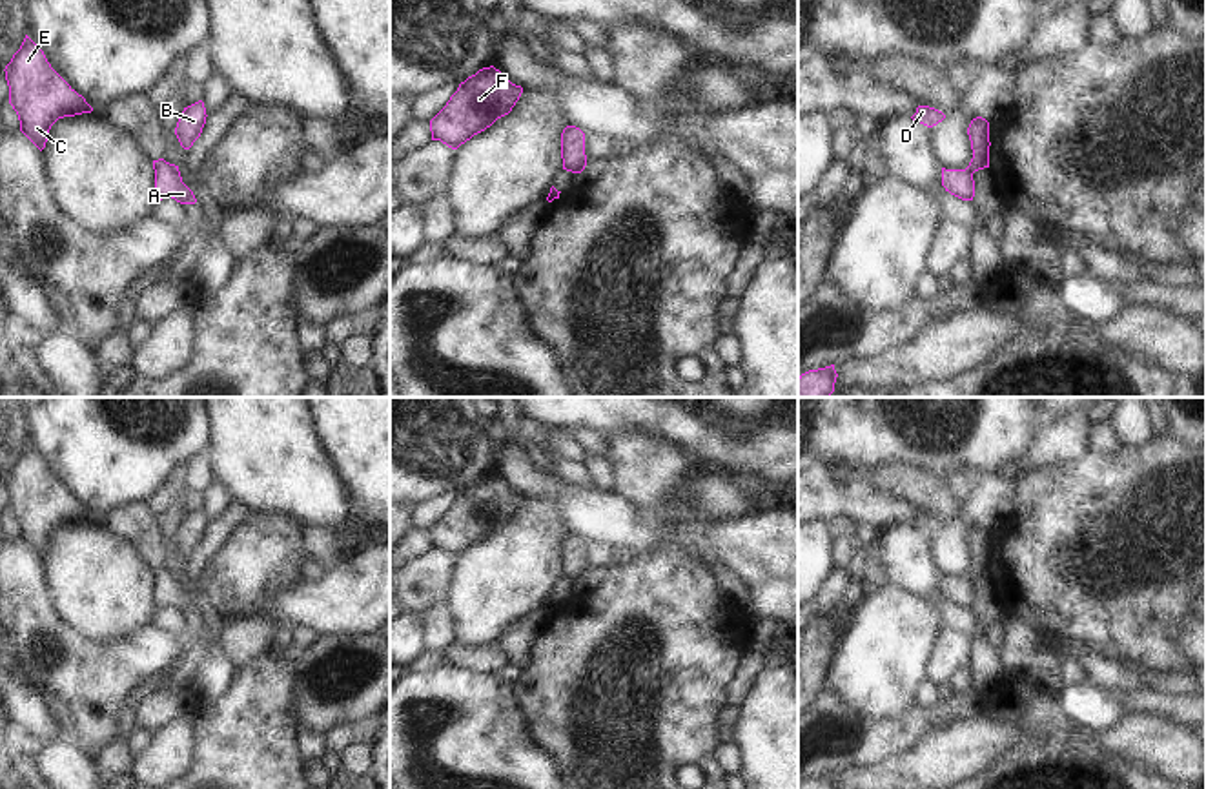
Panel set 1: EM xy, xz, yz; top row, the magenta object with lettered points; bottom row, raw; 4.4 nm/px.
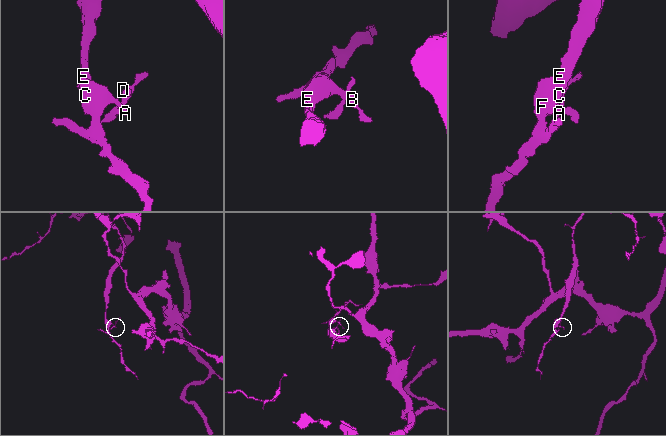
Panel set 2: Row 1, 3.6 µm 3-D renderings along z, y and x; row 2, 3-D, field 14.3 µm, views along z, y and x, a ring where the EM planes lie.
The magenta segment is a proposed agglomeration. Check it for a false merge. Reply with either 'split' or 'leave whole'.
split

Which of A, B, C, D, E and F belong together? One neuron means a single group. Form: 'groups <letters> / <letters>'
groups A C E F / B D

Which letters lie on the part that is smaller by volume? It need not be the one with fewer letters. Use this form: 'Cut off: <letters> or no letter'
Cut off: B, D

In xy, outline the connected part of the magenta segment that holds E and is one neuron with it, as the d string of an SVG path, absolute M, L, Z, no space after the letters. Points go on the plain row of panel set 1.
M27 443L4 479L9 512L18 523L20 539L40 559L58 527L93 519L86 507L51 476L44 459Z

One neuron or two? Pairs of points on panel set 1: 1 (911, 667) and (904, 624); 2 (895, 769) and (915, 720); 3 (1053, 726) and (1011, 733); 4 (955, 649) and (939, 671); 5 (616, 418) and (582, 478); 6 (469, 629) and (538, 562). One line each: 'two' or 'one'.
1: one
2: two
3: two
4: one
5: two
6: one

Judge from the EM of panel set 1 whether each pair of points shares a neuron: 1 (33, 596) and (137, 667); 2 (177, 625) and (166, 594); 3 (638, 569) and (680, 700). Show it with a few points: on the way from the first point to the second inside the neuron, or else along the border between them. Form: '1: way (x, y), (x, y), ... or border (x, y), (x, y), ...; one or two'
1: way (51, 625), (93, 667), (108, 667); one
2: border (159, 607), (175, 607), (188, 629); two
3: way (647, 602), (658, 616), (664, 667); one

